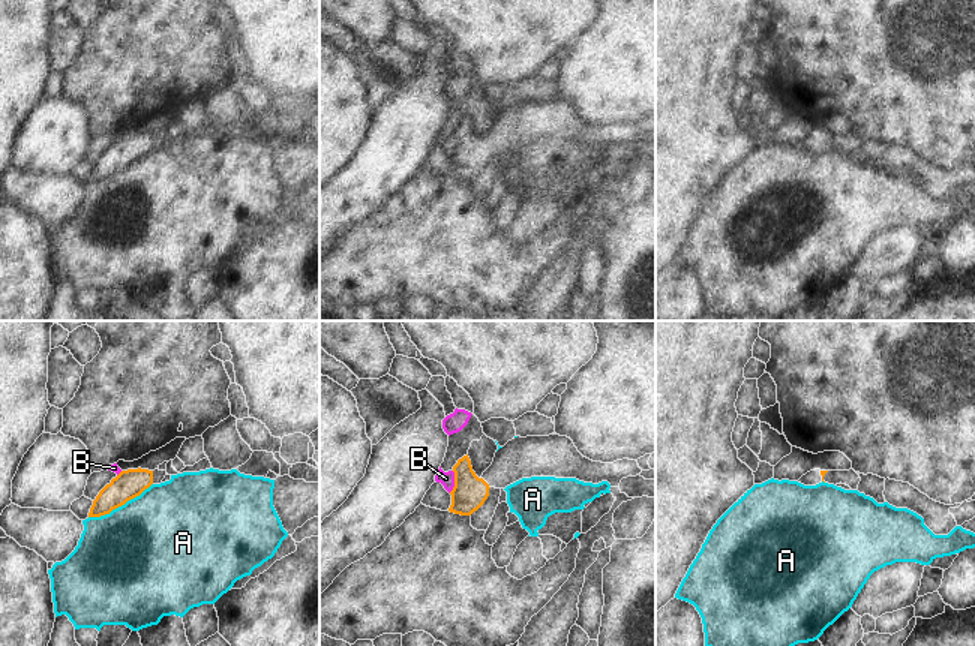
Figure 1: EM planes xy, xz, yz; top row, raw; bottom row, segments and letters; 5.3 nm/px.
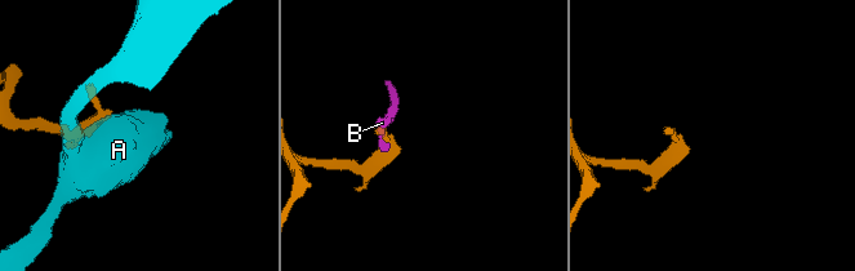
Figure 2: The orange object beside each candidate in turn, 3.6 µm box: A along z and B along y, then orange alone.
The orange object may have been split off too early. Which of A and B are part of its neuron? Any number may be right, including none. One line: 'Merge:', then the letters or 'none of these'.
Merge: none of these

